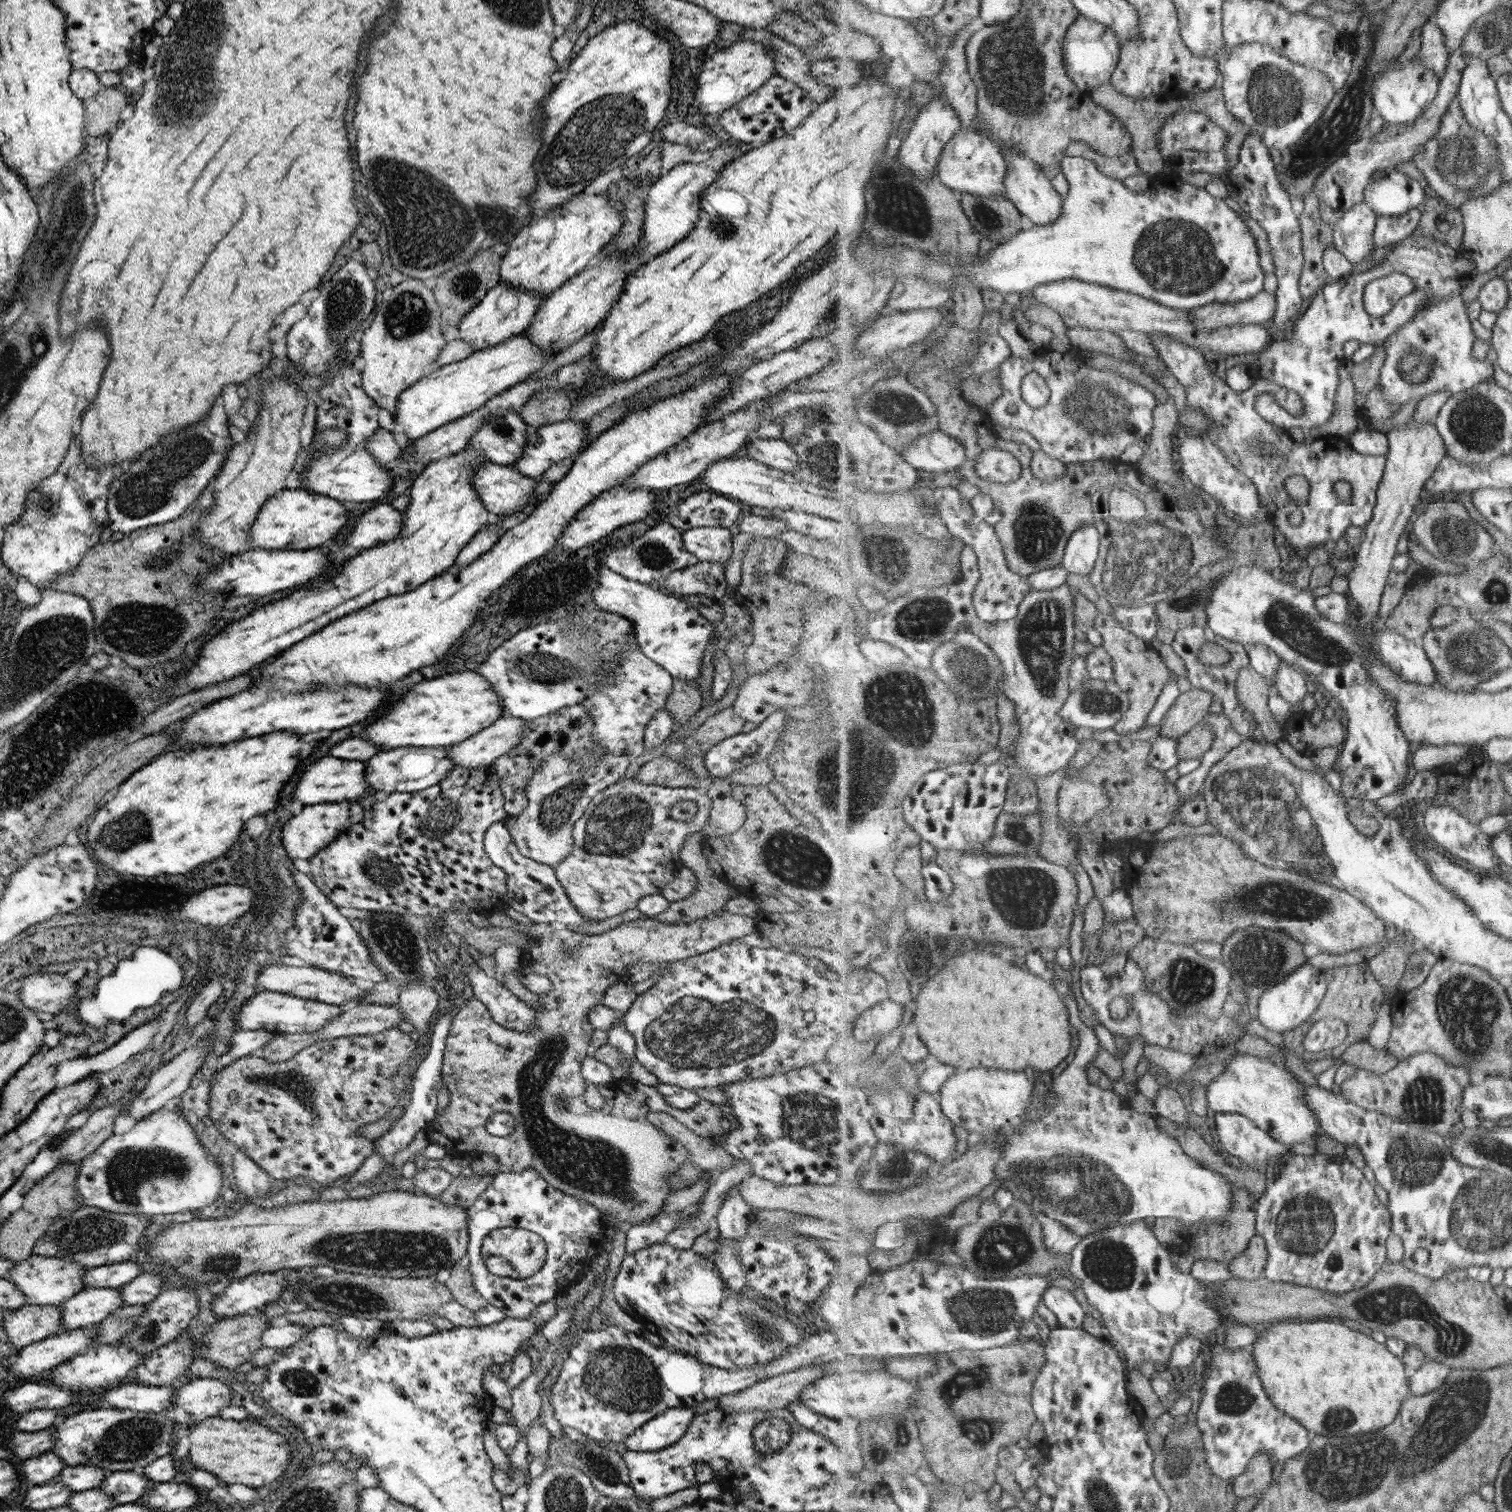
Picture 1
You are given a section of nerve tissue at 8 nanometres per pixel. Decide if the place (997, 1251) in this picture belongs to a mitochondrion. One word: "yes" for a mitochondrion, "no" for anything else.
yes

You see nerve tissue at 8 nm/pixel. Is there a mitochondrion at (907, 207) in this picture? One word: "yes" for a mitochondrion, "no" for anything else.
yes

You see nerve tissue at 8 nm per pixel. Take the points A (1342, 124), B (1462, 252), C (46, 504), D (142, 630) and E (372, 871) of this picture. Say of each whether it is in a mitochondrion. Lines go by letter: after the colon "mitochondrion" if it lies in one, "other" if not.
A: mitochondrion
B: other
C: mitochondrion
D: mitochondrion
E: mitochondrion

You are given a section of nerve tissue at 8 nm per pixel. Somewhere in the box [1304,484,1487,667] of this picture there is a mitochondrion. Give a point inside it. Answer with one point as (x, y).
(1455, 535)

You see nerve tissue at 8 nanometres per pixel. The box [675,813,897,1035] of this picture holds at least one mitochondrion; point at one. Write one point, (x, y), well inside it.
(790, 857)

